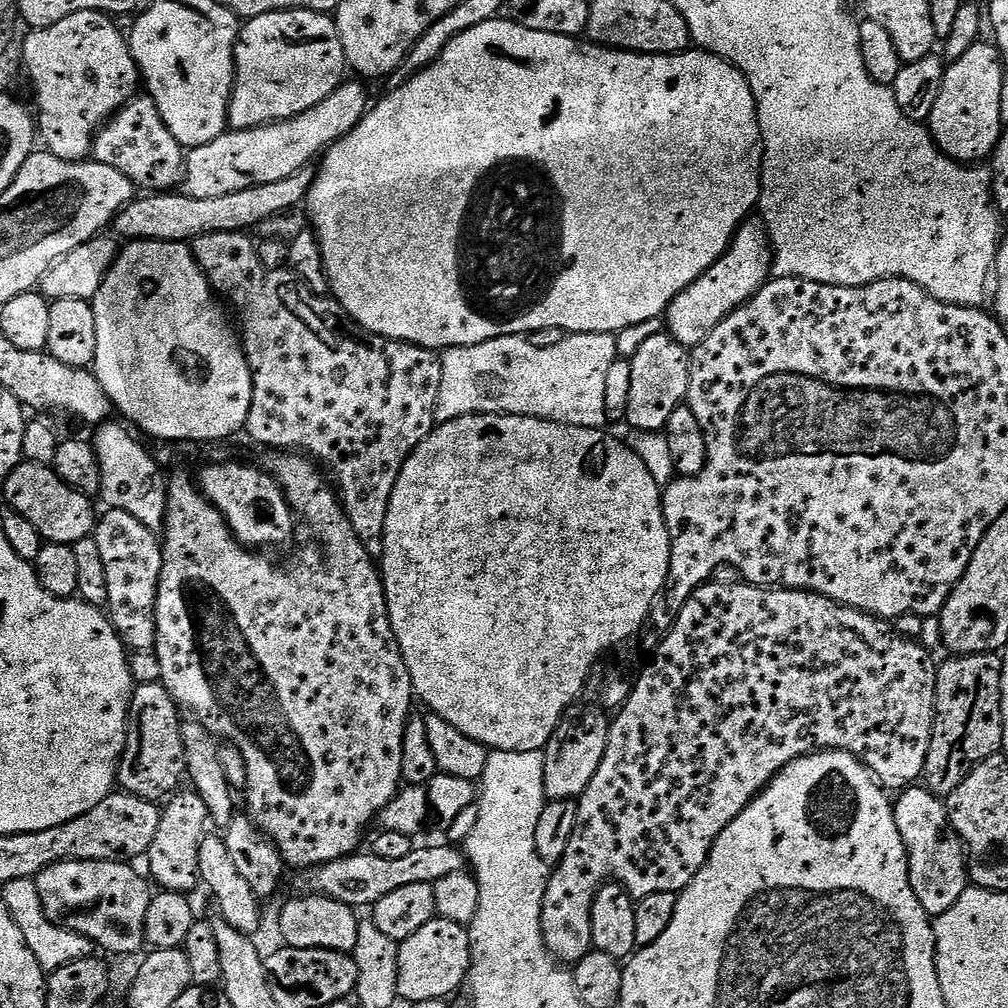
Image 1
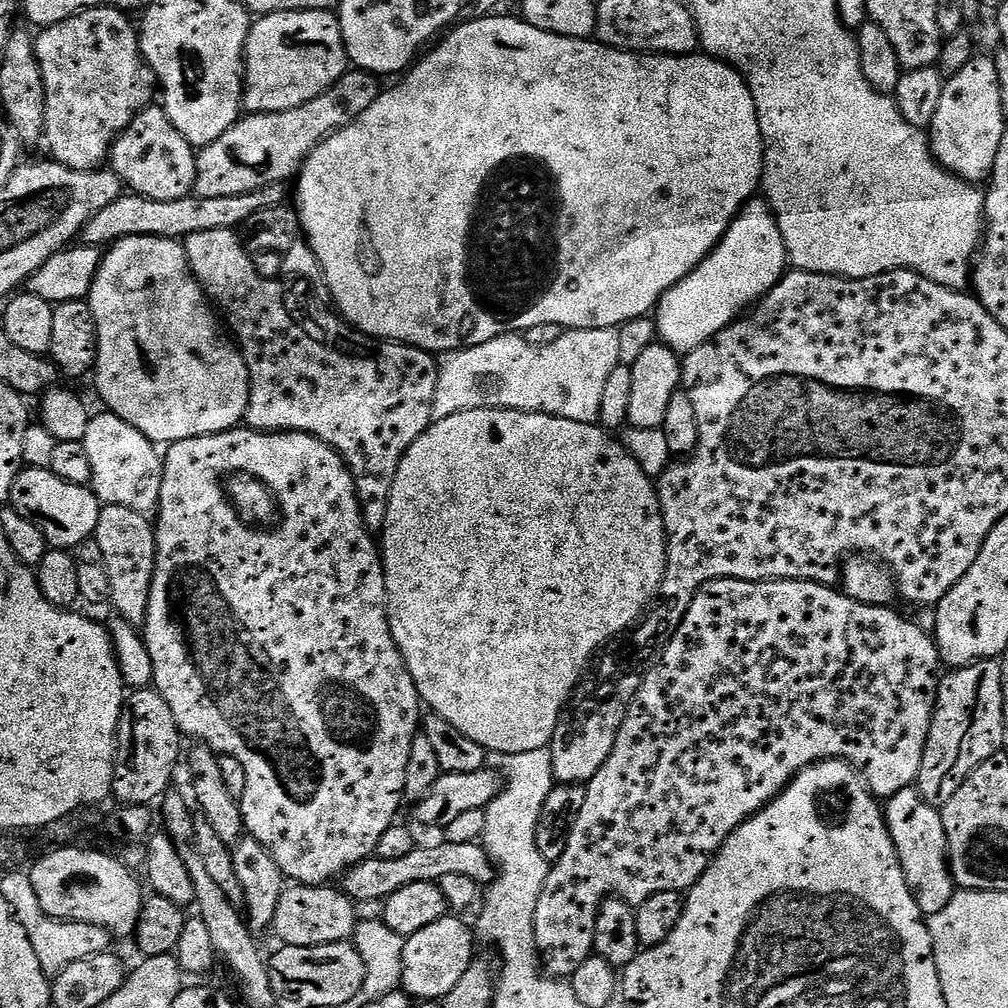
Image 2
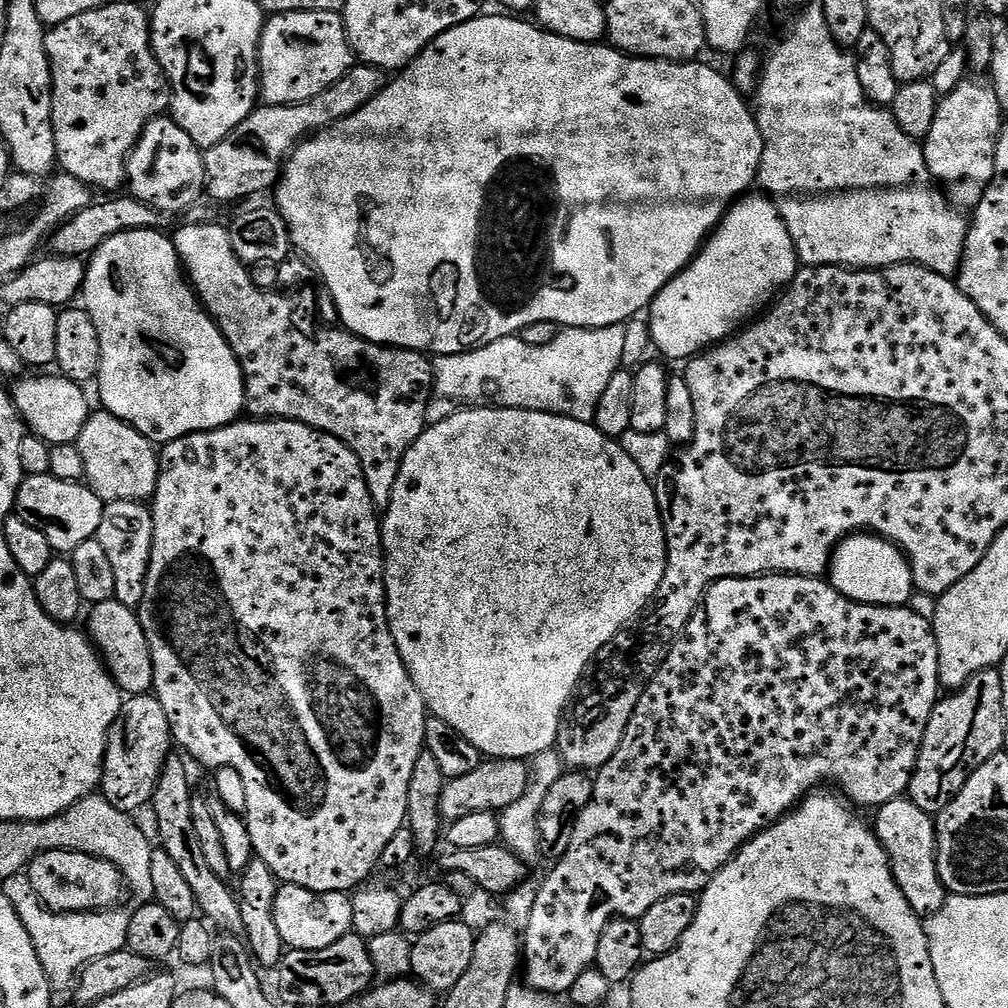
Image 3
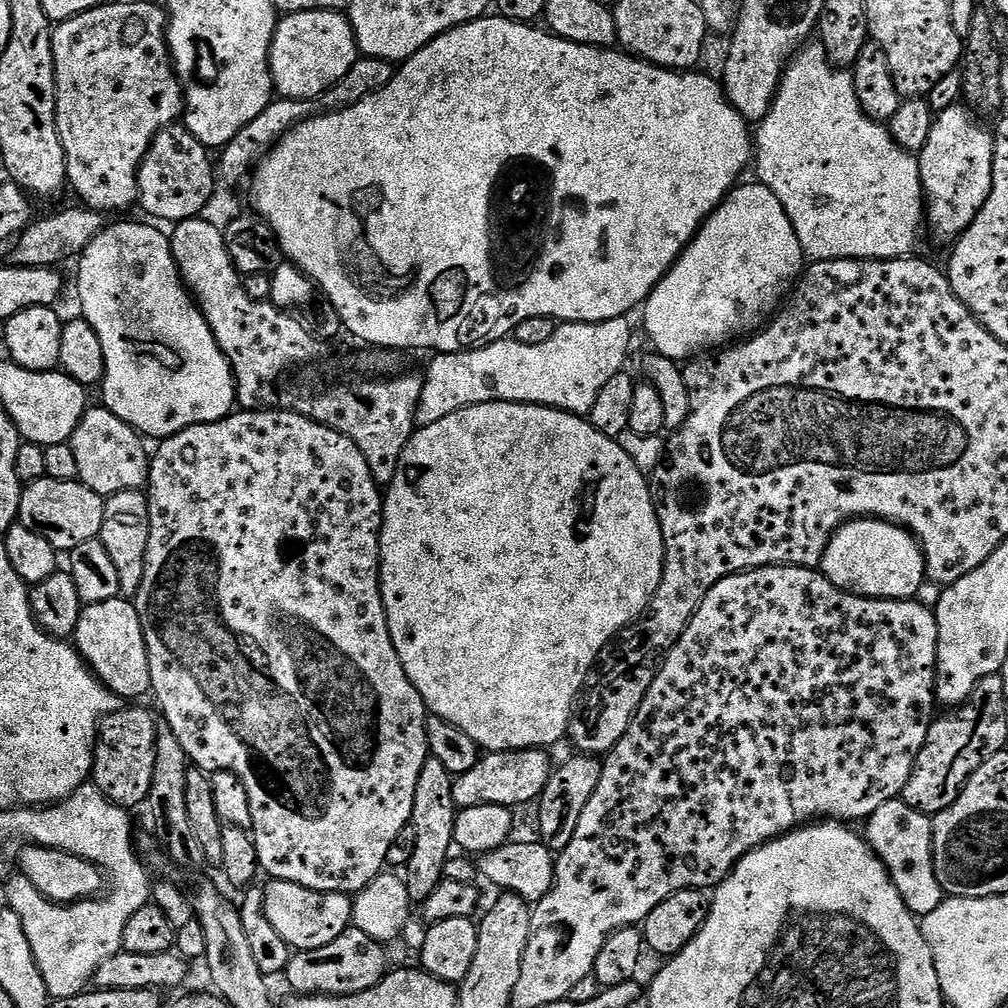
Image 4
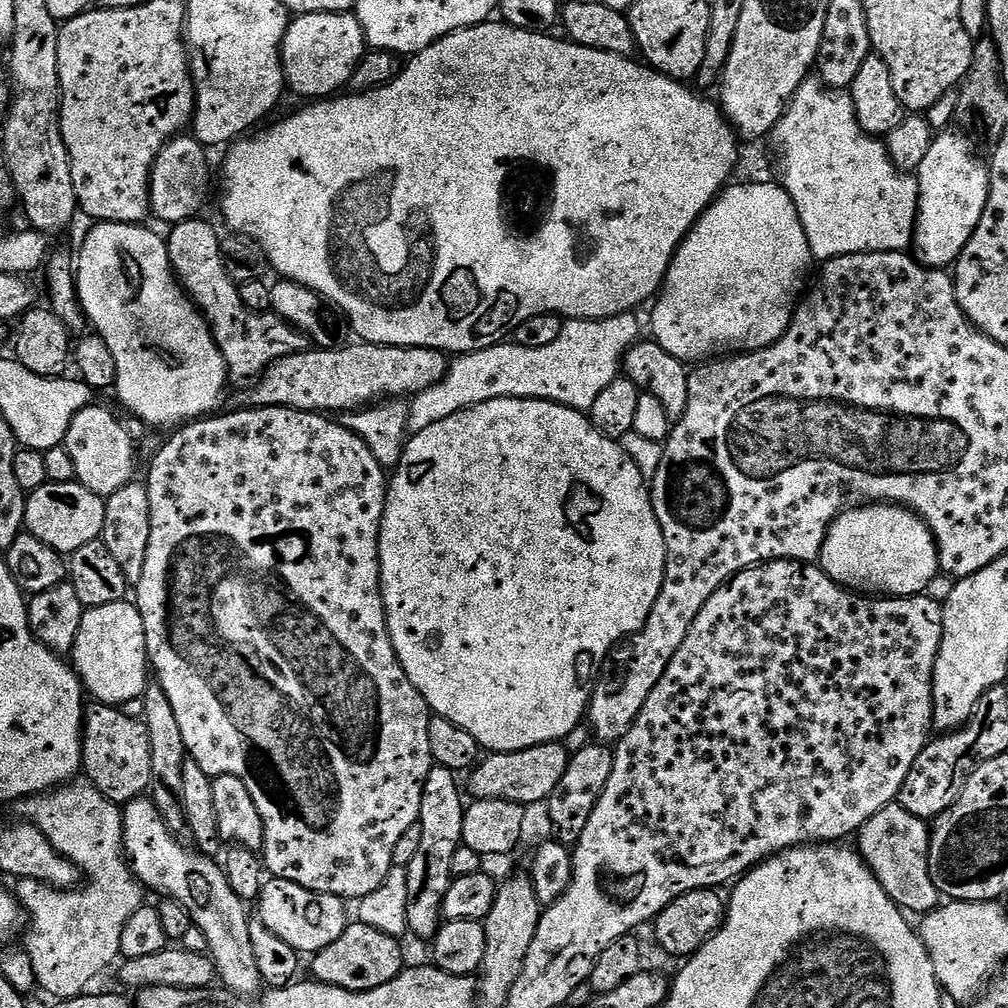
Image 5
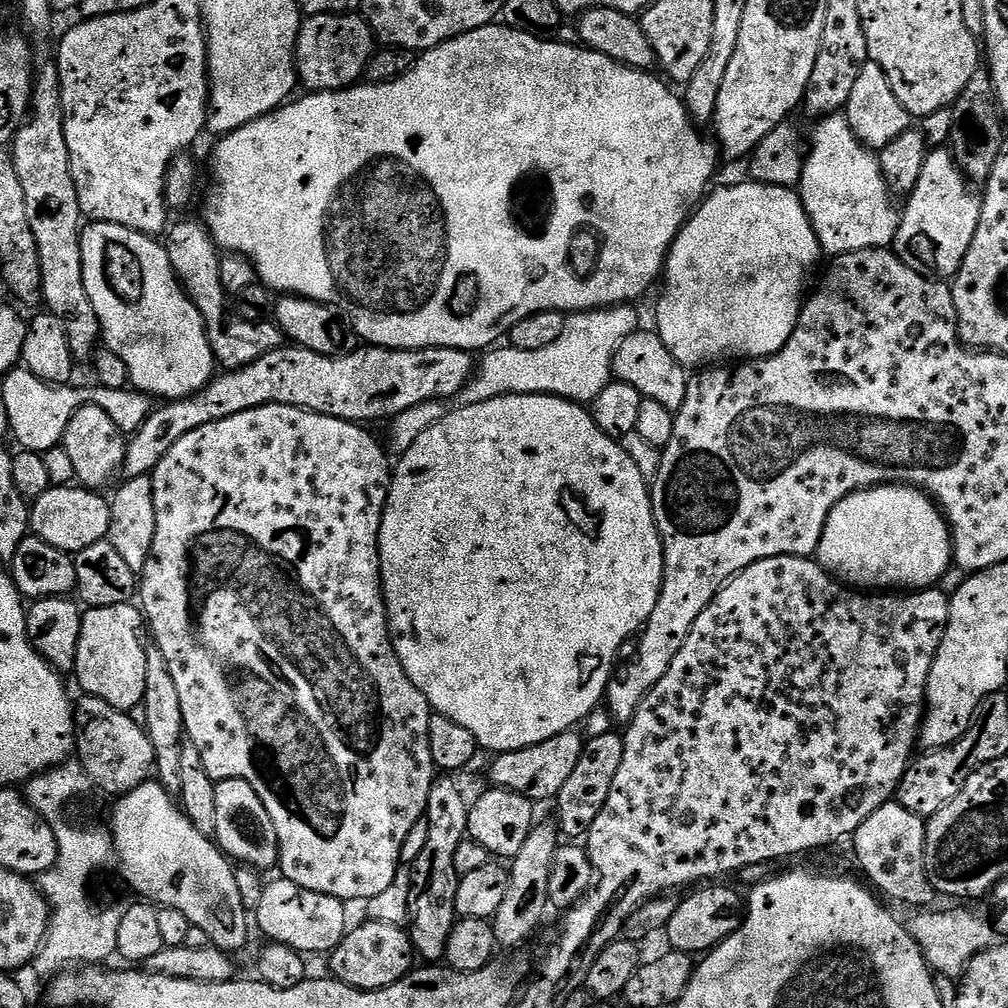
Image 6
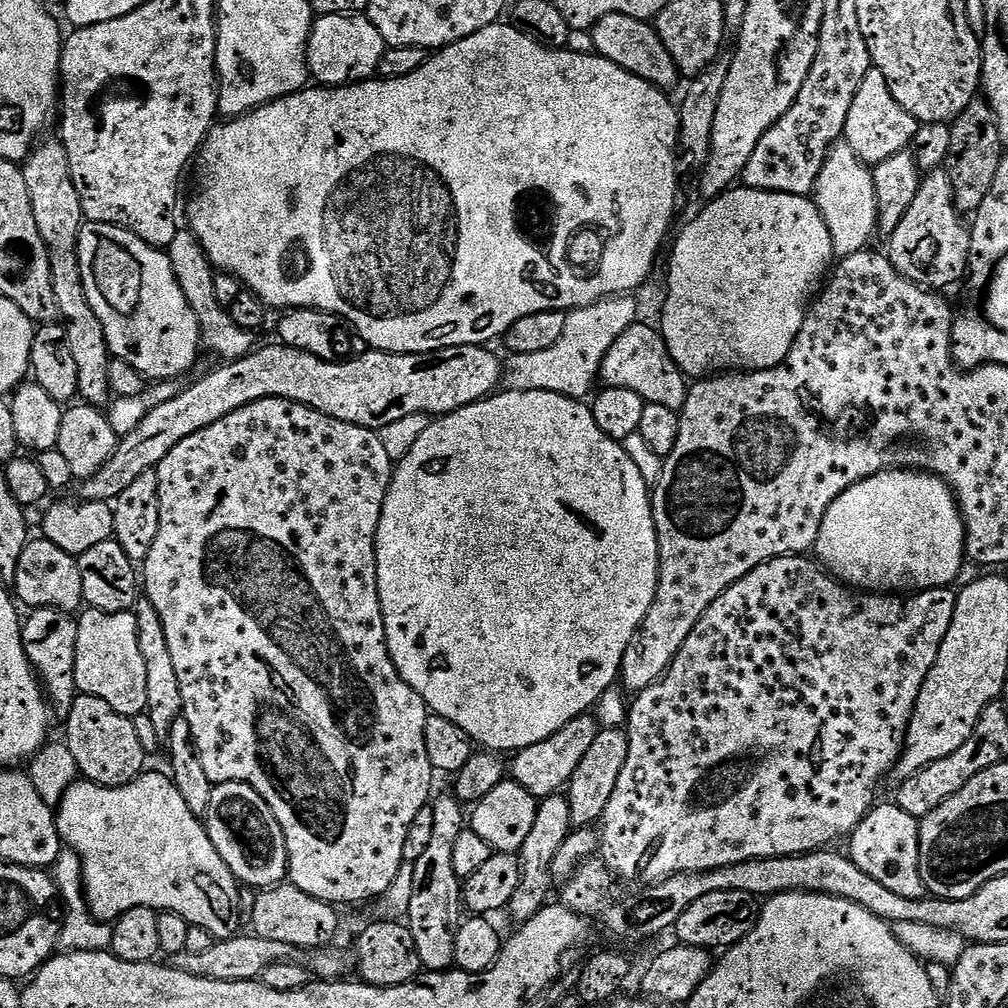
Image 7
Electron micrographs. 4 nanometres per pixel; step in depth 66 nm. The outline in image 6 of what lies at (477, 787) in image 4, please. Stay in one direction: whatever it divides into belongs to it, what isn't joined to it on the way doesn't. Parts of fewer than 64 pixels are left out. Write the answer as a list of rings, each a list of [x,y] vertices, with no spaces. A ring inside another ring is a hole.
[[[569,730],[562,734],[554,734],[554,738],[546,738],[546,742],[538,742],[534,746],[526,746],[522,750],[501,752],[492,764],[492,784],[504,788],[507,792],[517,792],[520,796],[533,802],[551,801],[562,790],[574,766],[578,766],[578,758],[582,758],[582,750],[586,743],[579,731]]]

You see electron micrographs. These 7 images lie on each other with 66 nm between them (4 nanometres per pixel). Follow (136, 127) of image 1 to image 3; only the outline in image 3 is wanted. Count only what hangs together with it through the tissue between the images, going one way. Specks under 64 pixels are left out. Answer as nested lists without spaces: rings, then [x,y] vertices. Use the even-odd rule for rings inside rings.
[[[171,115],[156,116],[144,127],[134,150],[128,155],[127,191],[134,198],[138,198],[138,202],[146,202],[146,206],[165,217],[176,216],[179,212],[191,213],[203,201],[200,199],[205,199],[208,187],[204,154],[205,149],[199,148],[194,138],[190,138],[190,134],[186,134],[186,130],[182,130],[182,126],[178,126],[178,122]]]

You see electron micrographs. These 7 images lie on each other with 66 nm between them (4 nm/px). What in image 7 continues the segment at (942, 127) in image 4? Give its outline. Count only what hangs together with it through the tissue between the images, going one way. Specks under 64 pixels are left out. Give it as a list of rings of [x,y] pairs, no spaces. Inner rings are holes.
[[[937,170],[927,173],[921,179],[920,189],[914,197],[914,203],[910,210],[906,210],[906,218],[898,222],[898,230],[887,241],[886,255],[892,265],[906,278],[910,278],[916,284],[933,290],[944,290],[947,284],[955,280],[963,281],[968,270],[968,255],[970,254],[970,228],[965,217],[956,209],[954,202],[954,190],[950,186],[950,178],[947,172]]]

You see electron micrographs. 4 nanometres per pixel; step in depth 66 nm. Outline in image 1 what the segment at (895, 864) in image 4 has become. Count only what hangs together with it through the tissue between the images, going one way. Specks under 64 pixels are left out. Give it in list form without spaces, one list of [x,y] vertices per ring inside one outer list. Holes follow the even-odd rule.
[[[924,786],[903,789],[897,796],[900,797],[895,797],[894,800],[894,818],[898,826],[898,834],[902,834],[904,849],[908,855],[908,877],[910,886],[914,890],[914,898],[922,902],[922,910],[926,910],[928,917],[941,916],[946,914],[946,910],[950,910],[950,906],[954,906],[954,902],[958,902],[958,898],[962,898],[962,894],[970,886],[968,858],[964,851],[964,844],[950,822],[948,805],[941,797],[935,796]]]

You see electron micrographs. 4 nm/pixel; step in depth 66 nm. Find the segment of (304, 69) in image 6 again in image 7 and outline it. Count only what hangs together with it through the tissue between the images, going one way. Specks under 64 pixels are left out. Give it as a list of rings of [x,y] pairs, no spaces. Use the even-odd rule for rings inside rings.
[[[317,15],[308,39],[308,71],[317,85],[329,88],[343,88],[353,82],[370,80],[380,71],[385,47],[382,34],[378,34],[367,15]]]

